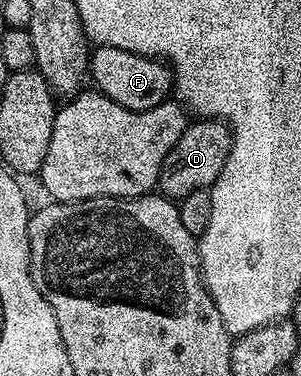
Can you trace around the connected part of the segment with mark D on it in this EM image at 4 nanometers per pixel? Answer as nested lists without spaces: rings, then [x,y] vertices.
[[[198,118],[187,123],[184,134],[180,134],[180,142],[176,142],[176,146],[172,146],[172,150],[164,158],[158,175],[157,191],[179,202],[193,191],[213,188],[216,178],[220,178],[220,170],[224,170],[224,162],[228,162],[228,154],[231,150],[230,130],[223,121]]]

